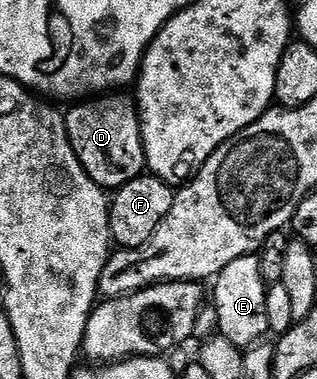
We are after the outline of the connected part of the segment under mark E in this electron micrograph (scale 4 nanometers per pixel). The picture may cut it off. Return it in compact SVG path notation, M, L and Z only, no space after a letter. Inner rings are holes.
M256 254L239 256L230 261L214 277L210 288L210 300L217 310L219 335L226 337L234 346L247 350L261 343L269 335L266 322L266 283L260 273L260 257Z

